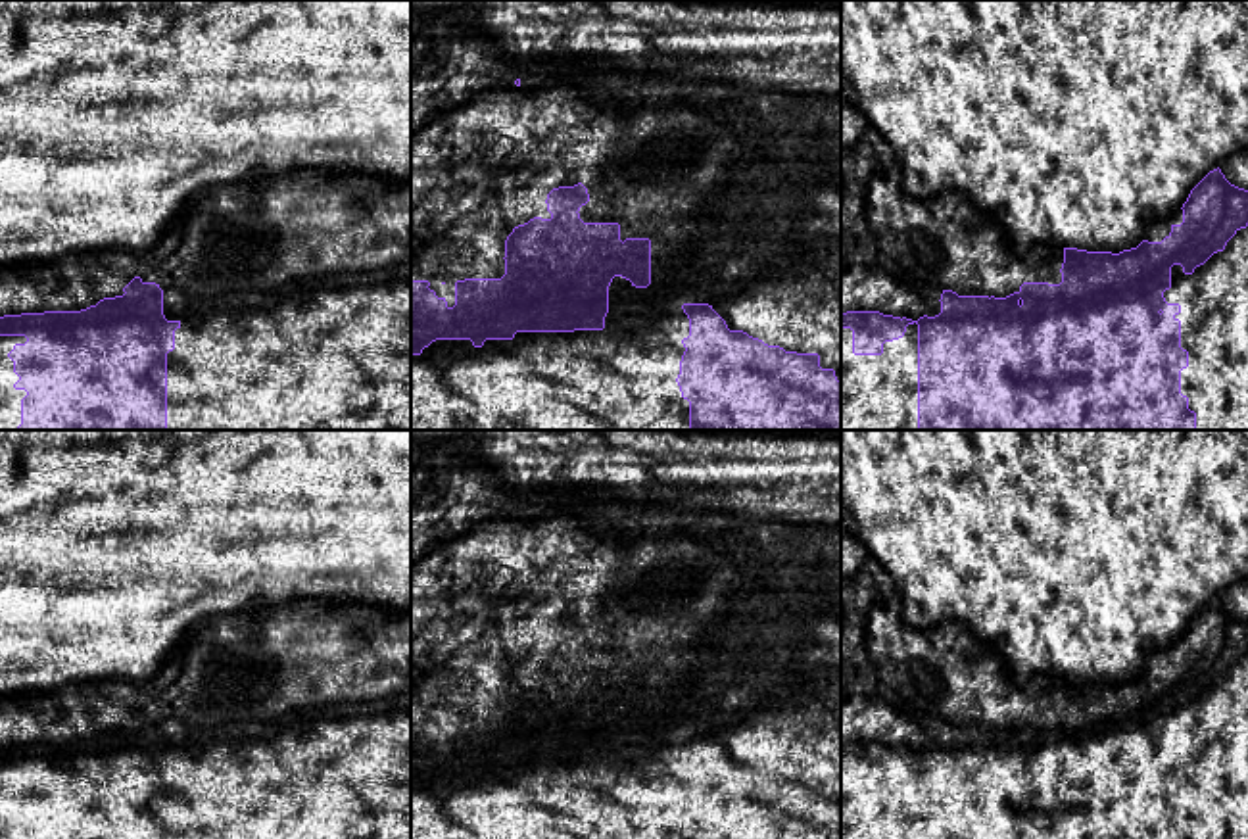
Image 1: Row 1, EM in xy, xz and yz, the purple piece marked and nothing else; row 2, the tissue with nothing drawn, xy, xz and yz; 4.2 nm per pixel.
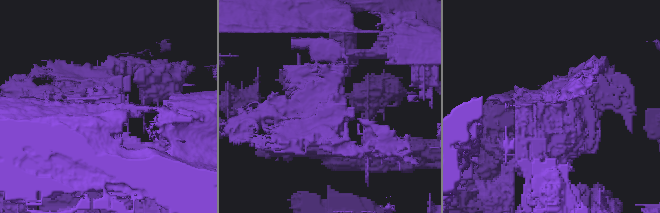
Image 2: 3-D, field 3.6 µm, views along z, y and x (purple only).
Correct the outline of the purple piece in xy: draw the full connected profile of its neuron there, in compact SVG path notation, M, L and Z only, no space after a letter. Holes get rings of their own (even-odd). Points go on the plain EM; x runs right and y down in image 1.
M217 660L213 693L205 712L192 712L188 720L161 720L156 712L134 707L123 726L104 728L81 741L44 741L0 747L0 839L411 839L411 705L386 705L380 697L332 697L326 705L286 701L273 689L253 689L242 682L228 682Z

